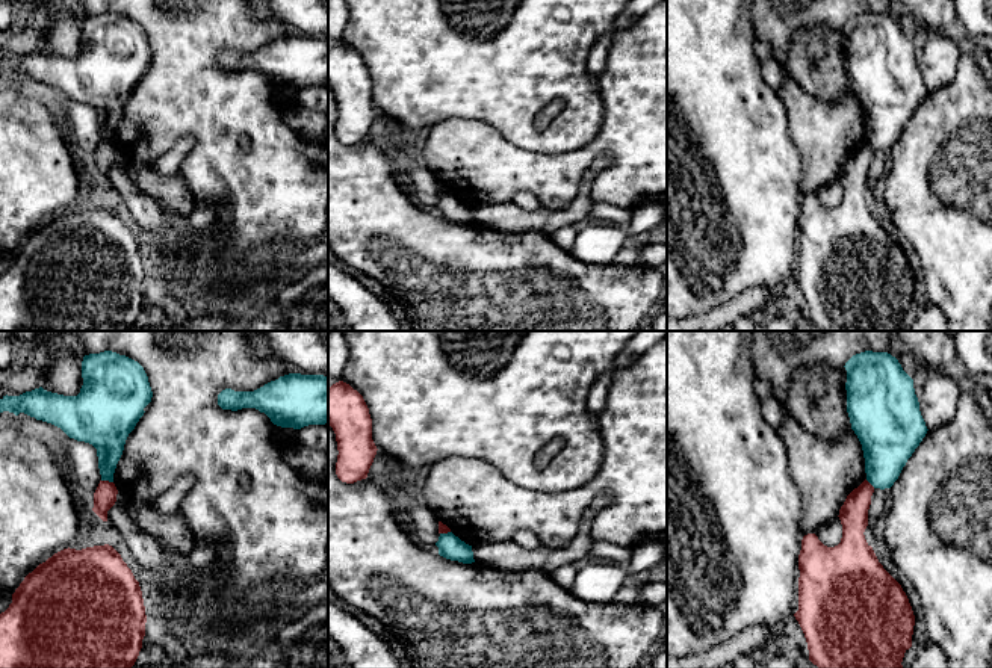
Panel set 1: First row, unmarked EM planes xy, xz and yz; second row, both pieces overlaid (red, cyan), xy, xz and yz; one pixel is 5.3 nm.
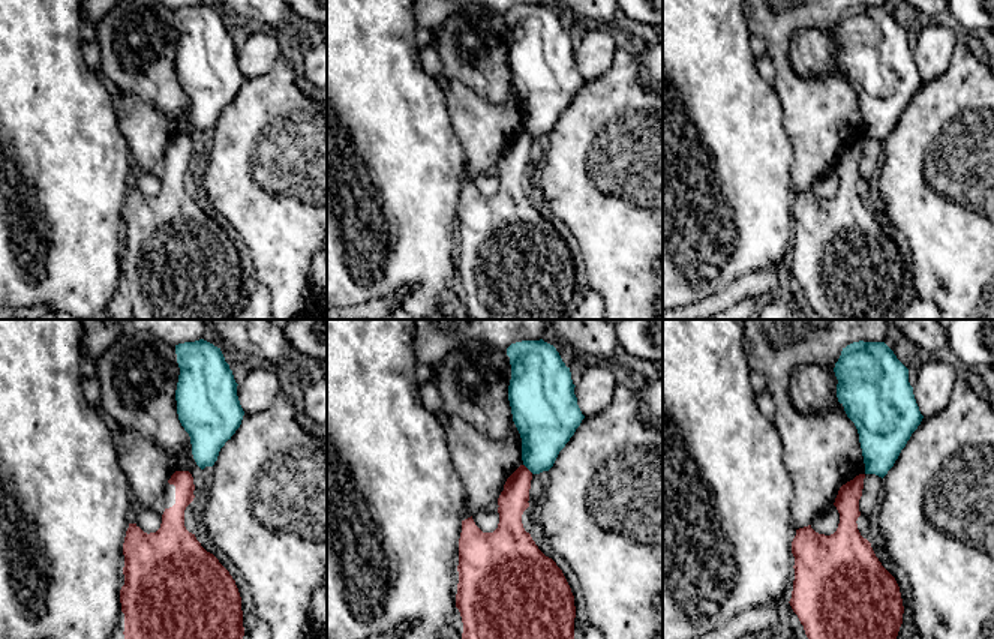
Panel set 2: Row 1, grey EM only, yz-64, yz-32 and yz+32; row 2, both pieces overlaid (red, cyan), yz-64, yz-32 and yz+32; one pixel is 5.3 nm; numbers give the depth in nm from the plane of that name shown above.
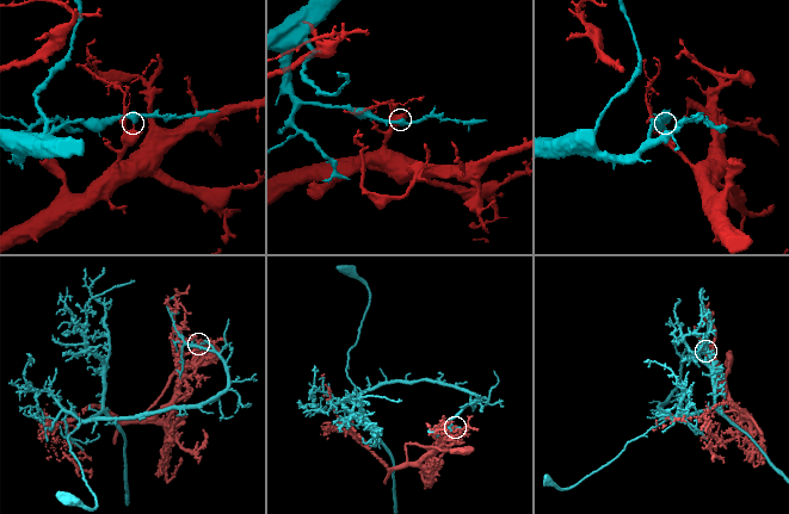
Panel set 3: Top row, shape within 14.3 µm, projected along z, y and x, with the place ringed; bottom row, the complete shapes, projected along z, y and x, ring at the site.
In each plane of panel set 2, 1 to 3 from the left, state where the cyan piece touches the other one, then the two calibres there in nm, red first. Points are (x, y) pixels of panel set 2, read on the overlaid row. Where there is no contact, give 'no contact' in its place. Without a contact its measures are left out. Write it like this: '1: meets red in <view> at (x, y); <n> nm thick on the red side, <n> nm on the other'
1: no contact
2: meets red in yz-32 at (526, 468); 160 nm thick on the red side, 280 nm on the other
3: no contact

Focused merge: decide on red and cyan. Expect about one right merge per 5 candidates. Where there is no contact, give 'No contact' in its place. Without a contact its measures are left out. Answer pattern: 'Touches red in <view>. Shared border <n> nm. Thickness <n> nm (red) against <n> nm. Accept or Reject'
Touches red in xy. Shared border 70 nm. Thickness 120 nm (red) against 200 nm. Reject

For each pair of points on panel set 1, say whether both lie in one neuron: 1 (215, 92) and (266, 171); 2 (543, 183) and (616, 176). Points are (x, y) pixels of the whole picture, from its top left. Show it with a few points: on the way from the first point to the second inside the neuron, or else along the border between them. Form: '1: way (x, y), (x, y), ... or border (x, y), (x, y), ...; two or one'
1: way (232, 111), (266, 145), (266, 151); one
2: way (566, 171), (596, 148), (610, 148), (614, 153); one

